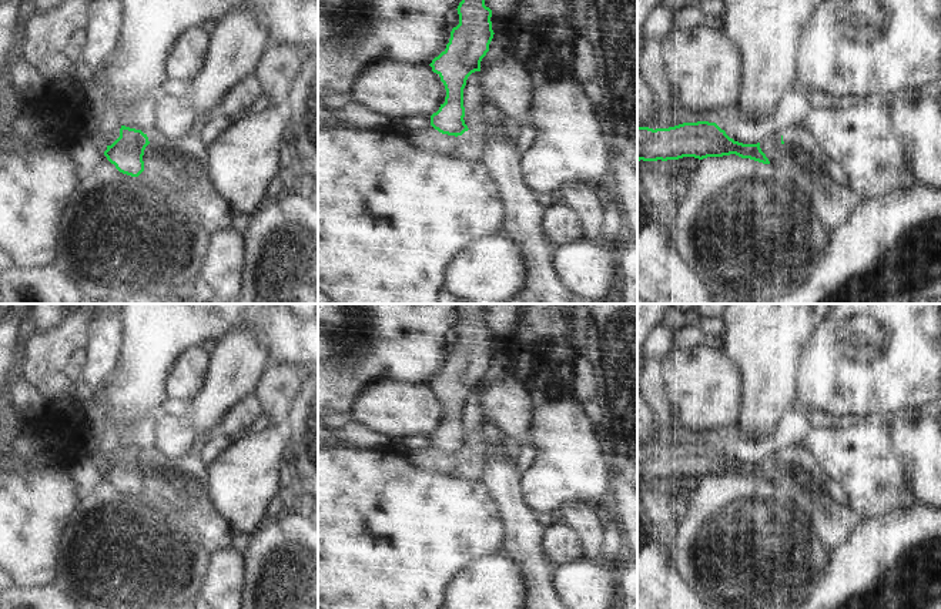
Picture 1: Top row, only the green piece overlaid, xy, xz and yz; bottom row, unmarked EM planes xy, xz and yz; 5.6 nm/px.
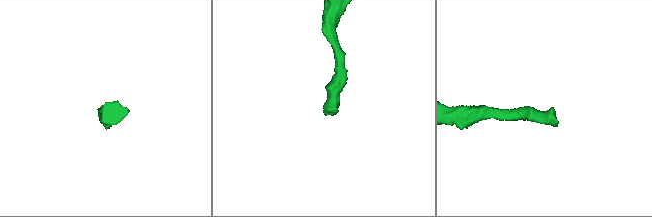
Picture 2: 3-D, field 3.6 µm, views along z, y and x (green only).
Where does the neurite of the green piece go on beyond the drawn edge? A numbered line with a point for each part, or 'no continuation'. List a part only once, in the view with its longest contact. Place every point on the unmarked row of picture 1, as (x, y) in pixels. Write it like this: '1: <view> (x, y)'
no continuation

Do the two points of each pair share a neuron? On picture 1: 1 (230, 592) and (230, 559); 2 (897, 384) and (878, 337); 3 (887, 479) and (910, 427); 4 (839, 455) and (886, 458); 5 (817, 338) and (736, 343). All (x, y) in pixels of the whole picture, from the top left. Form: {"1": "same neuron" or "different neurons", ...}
{"1": "same neuron", "2": "same neuron", "3": "different neurons", "4": "same neuron", "5": "different neurons"}

